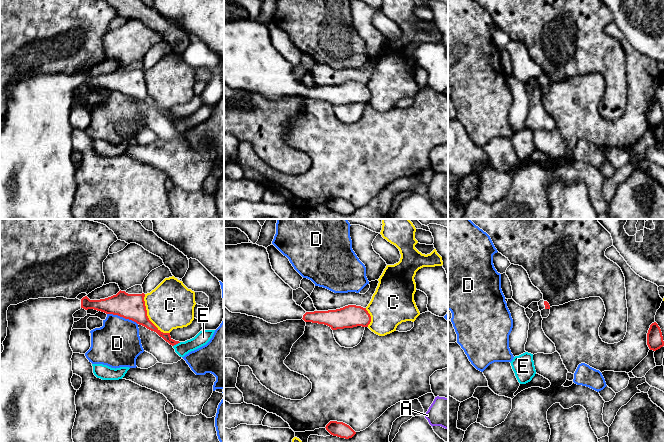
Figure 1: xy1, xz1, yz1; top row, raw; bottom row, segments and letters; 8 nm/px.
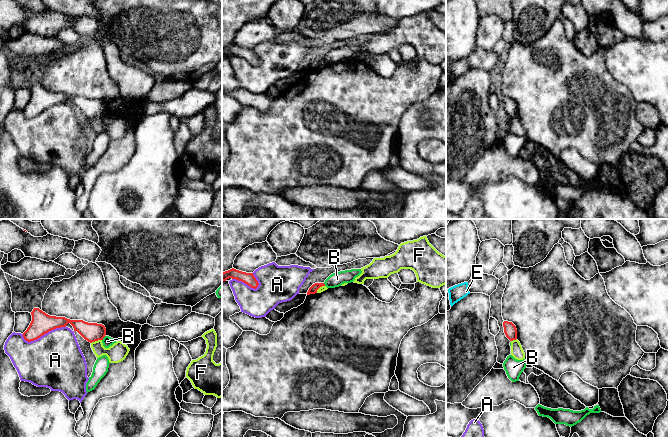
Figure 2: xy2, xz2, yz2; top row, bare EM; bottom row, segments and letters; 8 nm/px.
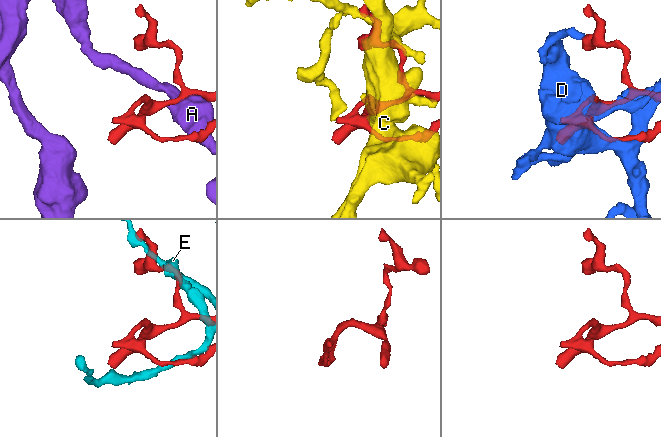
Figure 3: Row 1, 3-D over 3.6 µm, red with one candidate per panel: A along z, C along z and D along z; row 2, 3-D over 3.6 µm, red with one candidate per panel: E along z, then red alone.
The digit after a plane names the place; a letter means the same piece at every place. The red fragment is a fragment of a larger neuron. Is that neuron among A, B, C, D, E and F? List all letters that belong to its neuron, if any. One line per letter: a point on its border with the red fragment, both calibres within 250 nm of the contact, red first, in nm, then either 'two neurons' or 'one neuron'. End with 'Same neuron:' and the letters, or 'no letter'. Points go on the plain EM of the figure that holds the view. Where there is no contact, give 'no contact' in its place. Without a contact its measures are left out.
A: meets red in xy2 at (43, 110); 170 nm thick on the red side, 440 nm on the other; two neurons
B: meets red in xy2 at (103, 113); 150 nm thick on the red side, 90 nm on the other; two neurons
C: meets red in xy1 at (147, 93); 200 nm thick on the red side, 380 nm on the other; two neurons
D: meets red in xy1 at (122, 92); 200 nm thick on the red side, 380 nm on the other; two neurons
E: meets red in xy1 at (176, 119); 60 nm thick on the red side, 110 nm on the other; two neurons
F: meets red in xy2 at (96, 116); 150 nm thick on the red side, 150 nm on the other; two neurons
Same neuron: no letter

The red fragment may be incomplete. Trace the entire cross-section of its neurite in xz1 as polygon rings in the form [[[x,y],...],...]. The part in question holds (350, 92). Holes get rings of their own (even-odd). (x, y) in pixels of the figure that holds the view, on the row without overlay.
[[[253,19],[224,21],[224,82],[232,89],[241,89],[277,100],[301,96],[324,100],[332,106],[368,103],[371,92],[361,82],[348,81],[336,86],[306,88],[293,76],[293,65],[272,45],[267,25]]]

